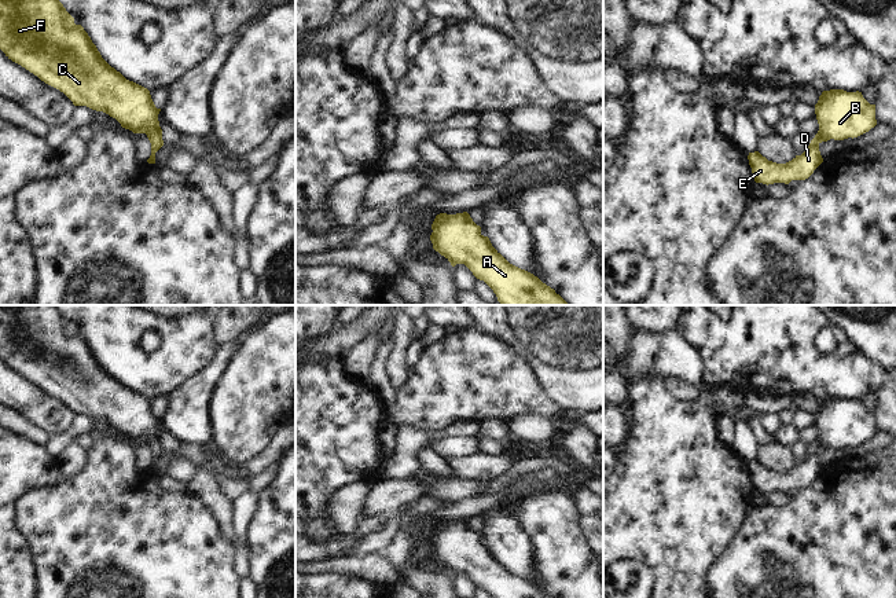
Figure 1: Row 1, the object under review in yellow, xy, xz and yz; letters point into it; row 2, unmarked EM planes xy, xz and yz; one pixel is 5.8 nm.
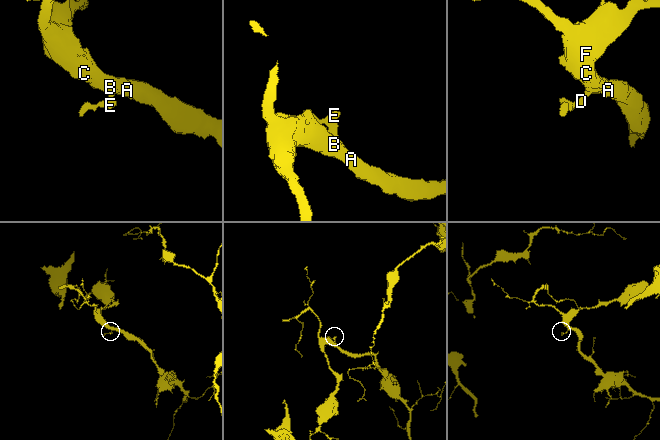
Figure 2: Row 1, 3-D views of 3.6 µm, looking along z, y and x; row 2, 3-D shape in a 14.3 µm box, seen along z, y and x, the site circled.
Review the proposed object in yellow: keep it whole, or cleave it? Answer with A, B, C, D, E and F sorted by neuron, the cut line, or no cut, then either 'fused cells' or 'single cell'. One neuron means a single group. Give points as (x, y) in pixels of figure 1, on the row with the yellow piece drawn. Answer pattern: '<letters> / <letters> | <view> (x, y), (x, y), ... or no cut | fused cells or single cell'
A B C D E F | no cut | single cell

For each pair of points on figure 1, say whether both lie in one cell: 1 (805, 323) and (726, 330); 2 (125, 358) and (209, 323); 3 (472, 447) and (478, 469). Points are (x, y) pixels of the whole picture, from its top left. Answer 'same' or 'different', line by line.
1: same
2: same
3: different

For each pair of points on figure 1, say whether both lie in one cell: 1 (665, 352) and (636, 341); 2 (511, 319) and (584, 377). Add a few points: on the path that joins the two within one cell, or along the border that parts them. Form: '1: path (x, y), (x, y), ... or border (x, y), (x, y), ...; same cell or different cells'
1: path (658, 352), (650, 352), (643, 345); same cell
2: path (529, 323), (566, 359); same cell

